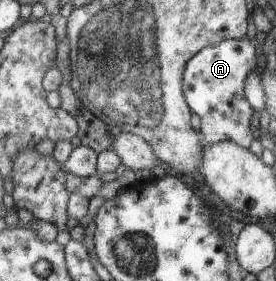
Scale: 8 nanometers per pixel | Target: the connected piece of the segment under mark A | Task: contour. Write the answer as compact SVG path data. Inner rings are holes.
M248 36L243 39L226 39L215 47L205 47L185 66L183 85L184 95L189 107L201 120L201 137L205 145L213 145L220 141L233 141L250 149L253 143L251 117L253 107L245 98L245 79L251 71L256 71L260 49L255 40Z

